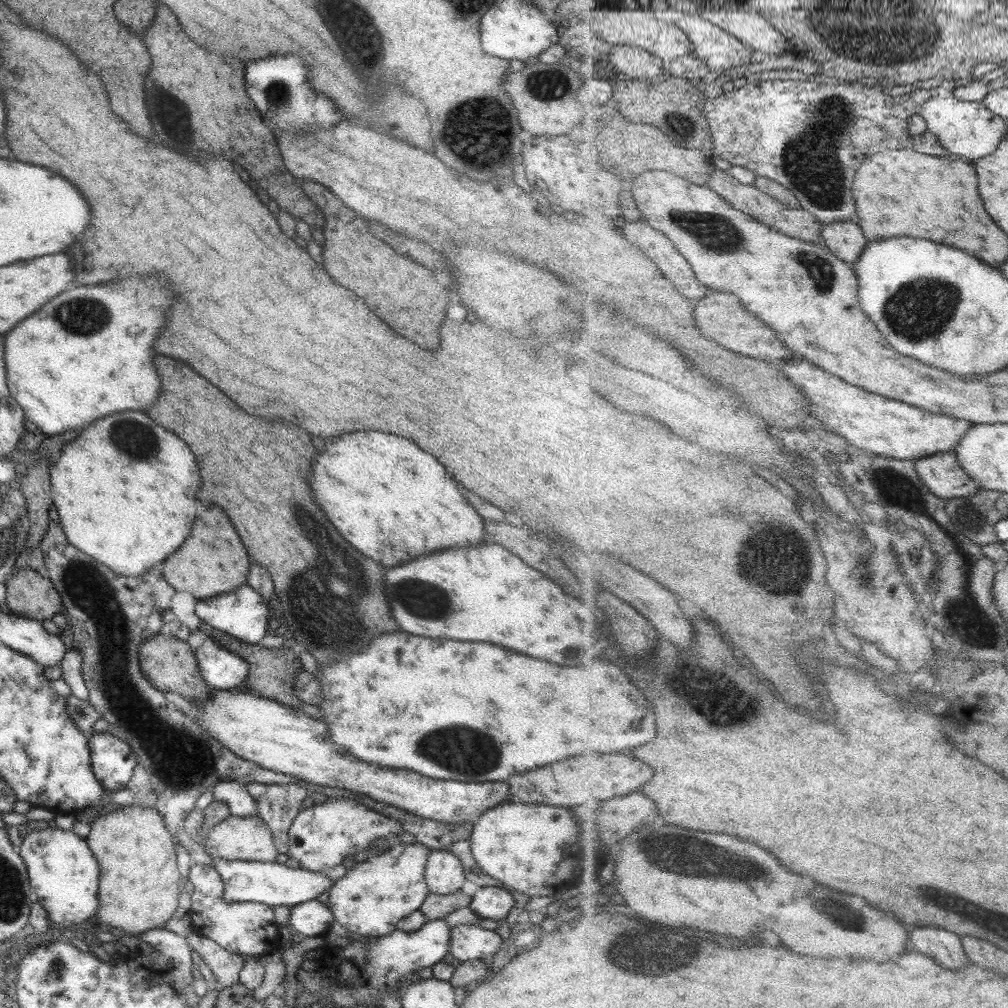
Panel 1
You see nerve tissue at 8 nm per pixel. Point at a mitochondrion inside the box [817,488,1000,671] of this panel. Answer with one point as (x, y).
(971, 628)

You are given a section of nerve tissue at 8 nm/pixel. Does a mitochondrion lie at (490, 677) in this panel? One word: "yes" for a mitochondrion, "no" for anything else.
no

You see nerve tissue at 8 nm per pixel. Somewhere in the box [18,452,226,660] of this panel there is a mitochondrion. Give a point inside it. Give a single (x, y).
(80, 585)

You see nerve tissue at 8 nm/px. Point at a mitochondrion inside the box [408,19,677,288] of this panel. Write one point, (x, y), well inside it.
(478, 130)

